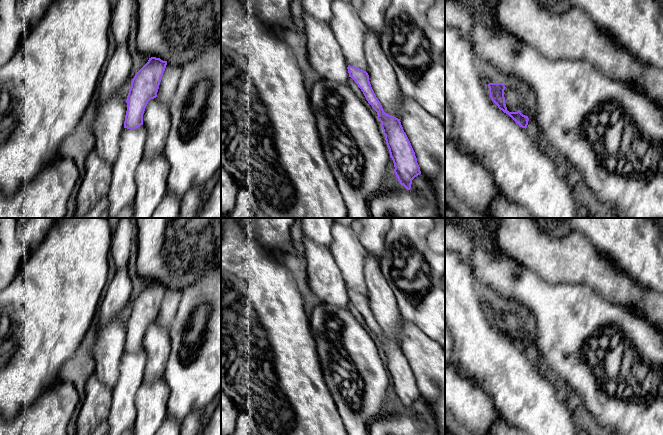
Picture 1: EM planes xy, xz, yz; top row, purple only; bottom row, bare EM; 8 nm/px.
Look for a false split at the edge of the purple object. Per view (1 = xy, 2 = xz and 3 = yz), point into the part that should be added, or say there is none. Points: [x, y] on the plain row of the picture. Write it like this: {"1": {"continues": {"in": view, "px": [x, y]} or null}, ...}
{"1": {"continues": null}, "2": {"continues": null}, "3": {"continues": null}}

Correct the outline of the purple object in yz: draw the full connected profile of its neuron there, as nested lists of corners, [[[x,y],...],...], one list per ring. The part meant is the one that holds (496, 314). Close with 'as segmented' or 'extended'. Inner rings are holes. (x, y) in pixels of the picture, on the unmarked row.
[[[489,307],[488,312],[490,322],[498,332],[508,338],[520,351],[526,353],[529,345],[528,340],[523,339],[520,334],[517,336],[509,336],[507,334],[504,321],[505,309],[503,307]]]; as segmented

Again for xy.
[[[151,281],[135,298],[127,320],[124,352],[136,353],[143,349],[143,338],[148,326],[157,321],[167,285]]]; as segmented

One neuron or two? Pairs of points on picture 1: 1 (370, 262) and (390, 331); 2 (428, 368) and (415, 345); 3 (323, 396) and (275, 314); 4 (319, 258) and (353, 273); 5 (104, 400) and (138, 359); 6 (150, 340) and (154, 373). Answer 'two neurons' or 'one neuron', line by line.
1: one neuron
2: one neuron
3: one neuron
4: two neurons
5: two neurons
6: one neuron

